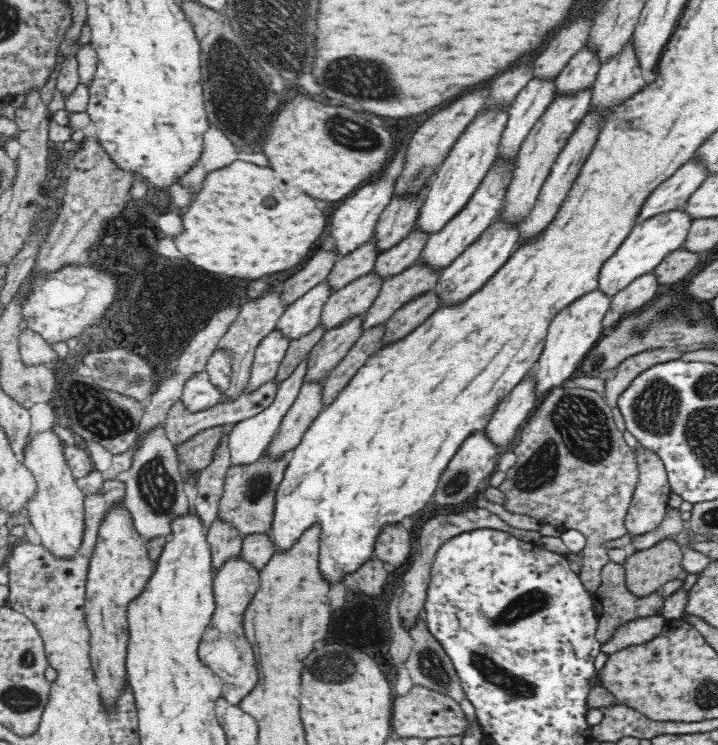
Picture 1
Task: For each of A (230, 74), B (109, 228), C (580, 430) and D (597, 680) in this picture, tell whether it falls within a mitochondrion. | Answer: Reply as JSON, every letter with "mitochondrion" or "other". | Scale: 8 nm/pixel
{"A":"mitochondrion","B":"other","C":"mitochondrion","D":"other"}

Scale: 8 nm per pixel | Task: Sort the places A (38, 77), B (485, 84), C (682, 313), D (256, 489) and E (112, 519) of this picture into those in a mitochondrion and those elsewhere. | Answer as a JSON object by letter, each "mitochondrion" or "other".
{"A":"other","B":"other","C":"mitochondrion","D":"mitochondrion","E":"other"}

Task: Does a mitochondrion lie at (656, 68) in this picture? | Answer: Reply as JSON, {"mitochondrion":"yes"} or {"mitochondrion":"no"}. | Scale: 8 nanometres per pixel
{"mitochondrion":"no"}

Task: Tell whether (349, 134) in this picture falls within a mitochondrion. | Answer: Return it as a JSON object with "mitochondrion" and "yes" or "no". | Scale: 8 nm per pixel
{"mitochondrion":"yes"}

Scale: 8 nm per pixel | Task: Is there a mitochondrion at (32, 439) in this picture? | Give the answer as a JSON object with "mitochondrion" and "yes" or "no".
{"mitochondrion":"no"}

